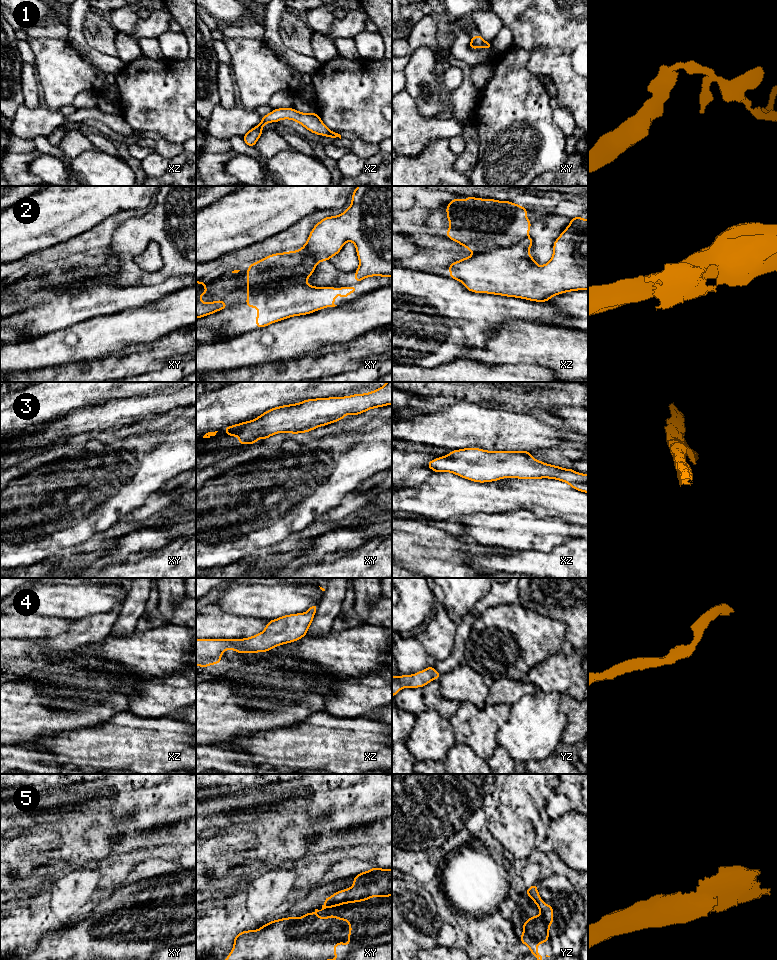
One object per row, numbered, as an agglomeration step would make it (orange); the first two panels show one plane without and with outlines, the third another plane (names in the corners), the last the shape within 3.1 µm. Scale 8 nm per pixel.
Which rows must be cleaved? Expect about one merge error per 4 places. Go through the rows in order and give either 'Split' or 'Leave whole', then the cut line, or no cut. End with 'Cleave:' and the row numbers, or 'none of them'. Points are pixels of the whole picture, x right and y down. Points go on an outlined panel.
1: Leave whole. No split
2: Split. Split along xz (527, 236), (509, 246), (474, 253)
3: Leave whole. No split
4: Leave whole. No split
5: Leave whole. No split
Cleave: 2

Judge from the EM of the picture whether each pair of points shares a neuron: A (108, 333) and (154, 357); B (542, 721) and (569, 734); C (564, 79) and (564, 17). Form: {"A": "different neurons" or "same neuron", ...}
{"A": "different neurons", "B": "different neurons", "C": "same neuron"}

